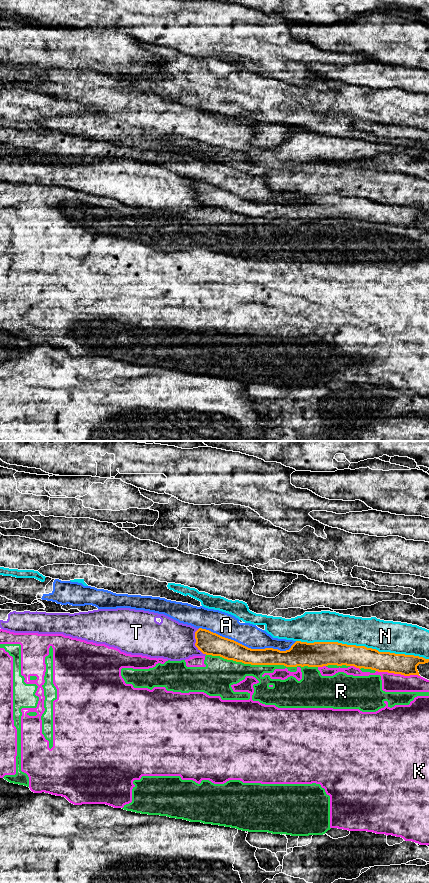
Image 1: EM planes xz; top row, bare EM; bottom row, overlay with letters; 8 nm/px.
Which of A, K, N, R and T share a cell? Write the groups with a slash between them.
A / K R / N / T

